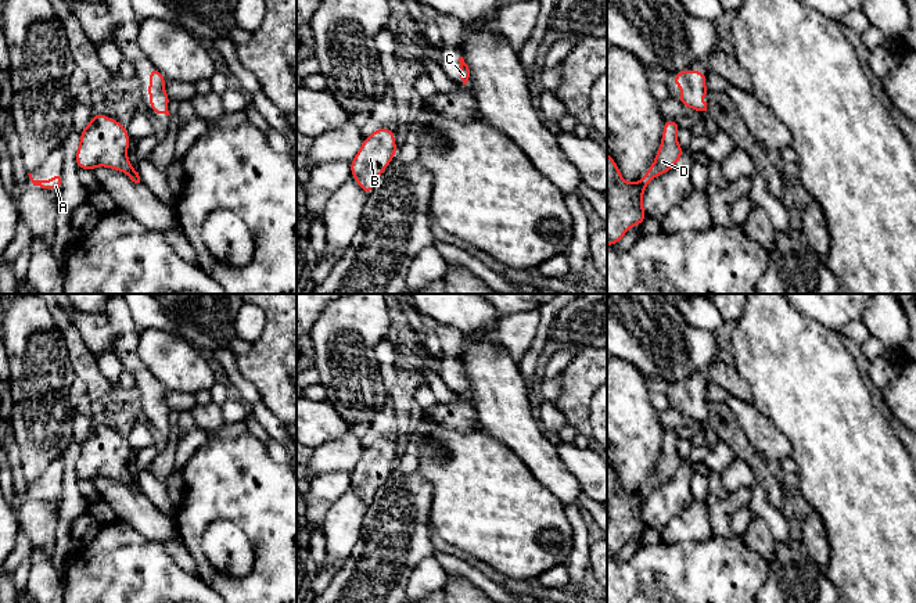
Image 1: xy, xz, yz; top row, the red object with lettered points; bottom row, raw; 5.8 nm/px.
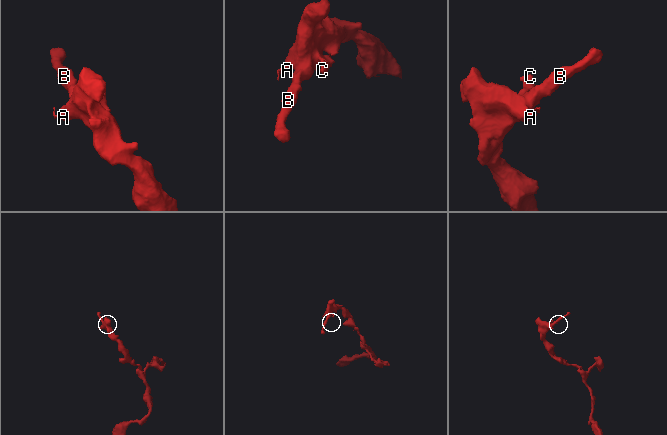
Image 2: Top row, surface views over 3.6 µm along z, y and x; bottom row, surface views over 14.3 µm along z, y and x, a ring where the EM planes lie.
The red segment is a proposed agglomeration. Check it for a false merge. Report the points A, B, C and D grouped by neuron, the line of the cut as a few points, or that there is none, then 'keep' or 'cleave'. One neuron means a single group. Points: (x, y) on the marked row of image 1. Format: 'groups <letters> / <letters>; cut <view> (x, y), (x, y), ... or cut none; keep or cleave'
groups A B C D; cut none; keep

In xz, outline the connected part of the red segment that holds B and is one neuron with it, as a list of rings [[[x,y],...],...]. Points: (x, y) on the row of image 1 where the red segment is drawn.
[[[376,129],[367,136],[358,154],[351,161],[351,175],[367,195],[371,193],[377,179],[391,164],[398,148],[395,133],[391,129]]]

